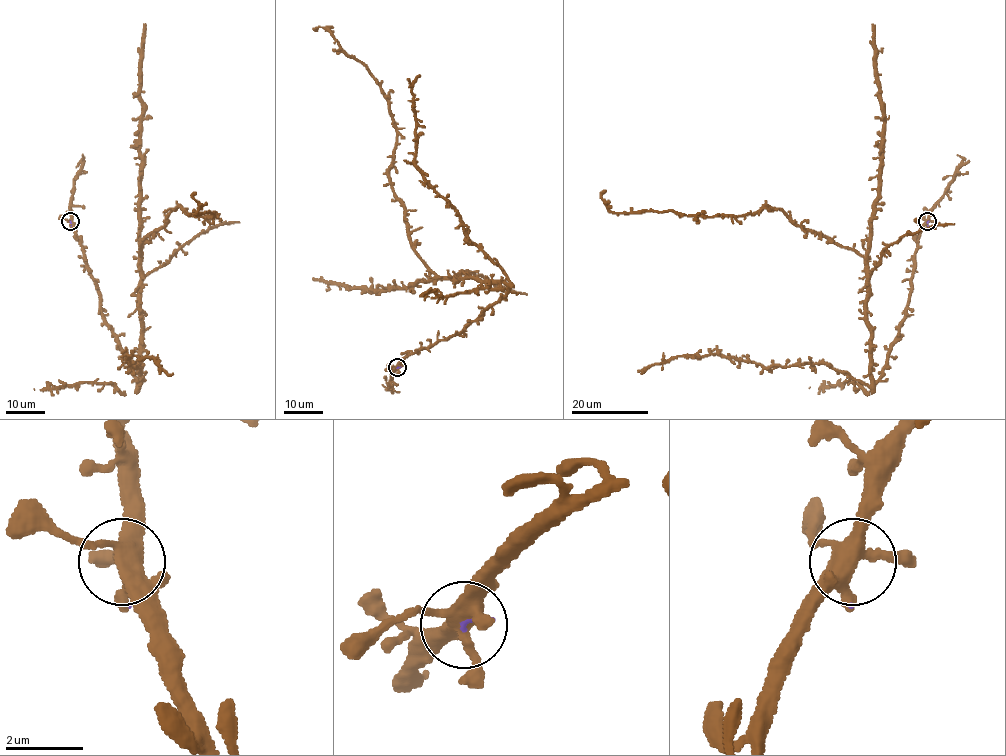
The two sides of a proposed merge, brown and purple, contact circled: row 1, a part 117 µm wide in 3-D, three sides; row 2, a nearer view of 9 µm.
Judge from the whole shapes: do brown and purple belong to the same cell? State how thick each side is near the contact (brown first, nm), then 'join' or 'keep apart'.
420 nm thick on the brown side, 70 nm on the other; join

